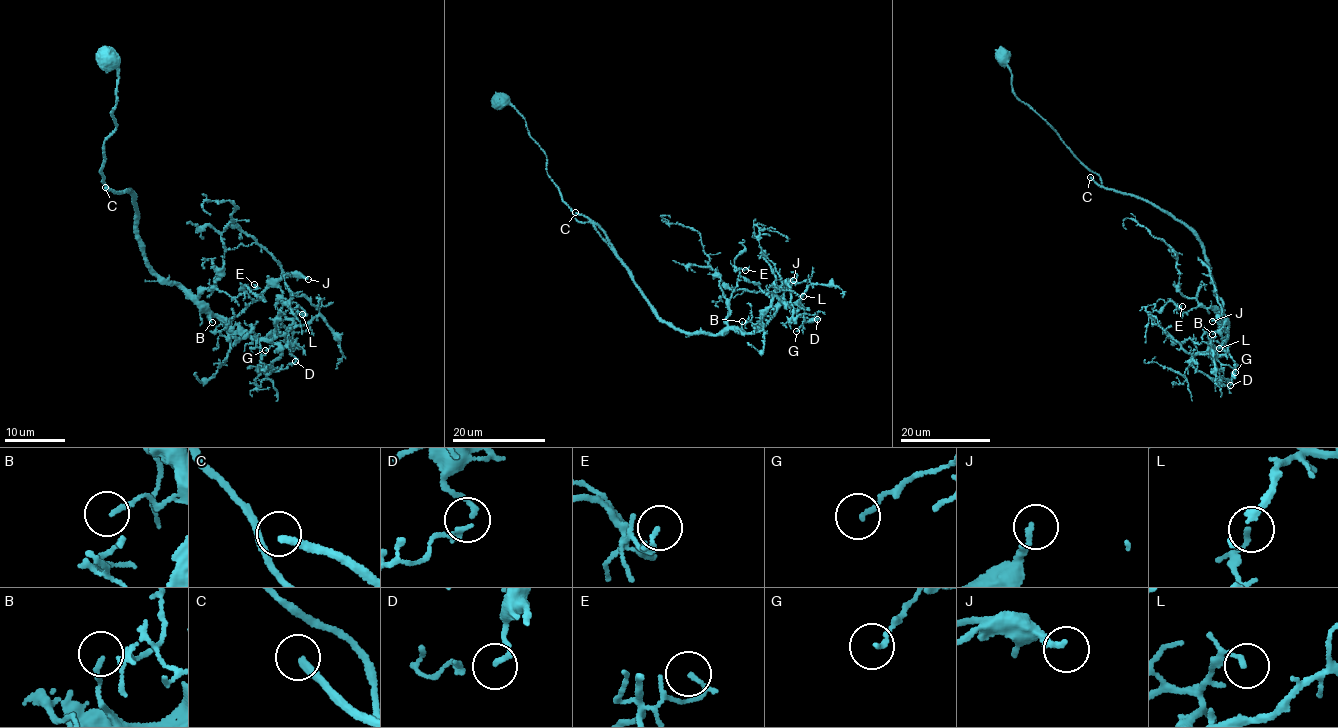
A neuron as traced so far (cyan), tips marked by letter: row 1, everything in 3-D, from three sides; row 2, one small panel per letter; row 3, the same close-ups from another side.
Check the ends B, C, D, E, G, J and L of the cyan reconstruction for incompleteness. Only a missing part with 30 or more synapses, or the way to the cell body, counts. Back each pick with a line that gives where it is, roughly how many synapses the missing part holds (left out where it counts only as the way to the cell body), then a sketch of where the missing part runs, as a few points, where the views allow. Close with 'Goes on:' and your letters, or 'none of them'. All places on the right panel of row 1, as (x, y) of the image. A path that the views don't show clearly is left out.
C: at (1090, 177); about 50 synapses
Goes on: C

